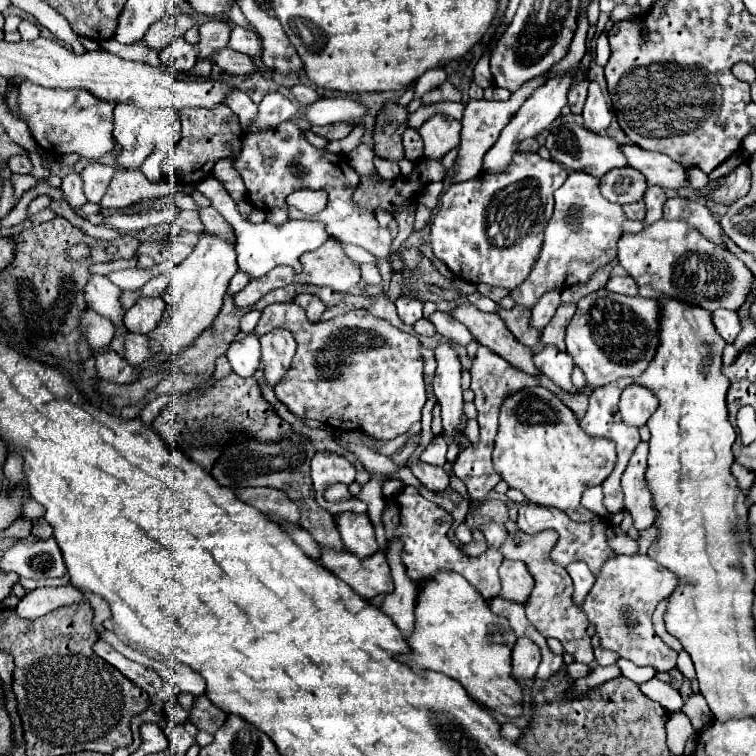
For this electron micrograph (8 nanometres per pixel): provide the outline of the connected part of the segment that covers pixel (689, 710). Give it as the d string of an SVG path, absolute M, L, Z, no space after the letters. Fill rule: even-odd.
M695 692L689 696L687 704L683 706L683 712L689 716L695 732L705 730L713 722L713 714L711 714L709 706L705 704L705 698L701 696L701 692Z

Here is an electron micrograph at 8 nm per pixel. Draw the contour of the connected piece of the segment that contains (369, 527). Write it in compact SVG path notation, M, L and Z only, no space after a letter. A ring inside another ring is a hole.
M345 512L335 518L337 518L335 522L341 532L343 544L351 554L355 554L357 558L369 558L379 550L375 532L373 532L373 524L367 518L367 514Z

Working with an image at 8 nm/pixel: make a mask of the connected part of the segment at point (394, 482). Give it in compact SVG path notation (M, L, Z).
M389 478L389 480L385 480L385 484L383 484L383 496L385 496L385 498L393 498L393 496L397 496L403 488L405 488L405 484L403 484L401 480Z

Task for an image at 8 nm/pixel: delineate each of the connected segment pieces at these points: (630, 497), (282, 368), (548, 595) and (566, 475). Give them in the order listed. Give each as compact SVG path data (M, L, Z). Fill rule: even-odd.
M641 442L635 448L629 466L621 478L621 486L625 492L625 508L631 514L633 526L637 530L653 526L653 520L657 516L653 508L653 494L645 482L645 470L647 470L647 444Z
M281 328L261 336L259 342L261 342L263 362L265 362L265 378L269 380L271 386L275 386L281 380L281 376L289 370L289 364L295 356L297 342L291 332Z
M507 532L505 542L499 546L499 552L503 558L509 560L521 560L527 564L535 586L527 598L525 610L529 622L543 634L543 636L553 636L557 638L567 654L573 654L577 662L591 664L593 662L593 648L591 648L591 638L587 634L589 620L581 608L573 604L573 582L567 576L567 570L561 568L559 564L553 564L549 560L549 552L553 550L553 544L557 542L557 532L537 532L537 534L525 534L517 532L515 536ZM539 614L545 614L539 618Z
M537 386L537 388L519 390L517 394L509 396L501 406L499 432L495 436L495 450L493 450L493 464L495 470L501 472L503 480L511 488L523 492L525 498L533 504L555 506L567 512L569 518L575 522L589 522L593 518L599 518L595 512L581 506L581 494L585 488L601 484L613 472L615 460L617 460L617 452L613 440L593 438L585 434L575 414L565 404L561 404L561 400L553 396L547 388Z

